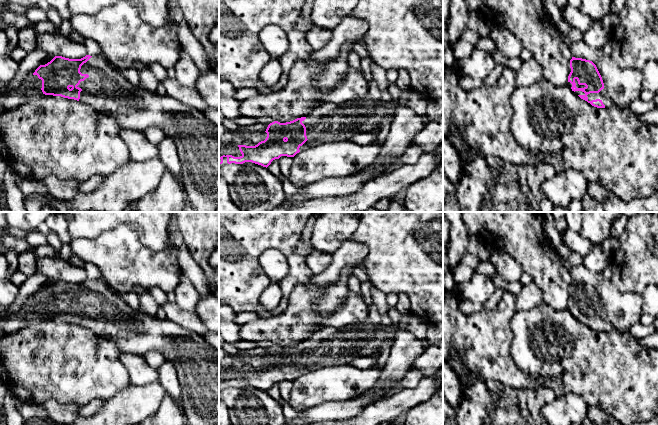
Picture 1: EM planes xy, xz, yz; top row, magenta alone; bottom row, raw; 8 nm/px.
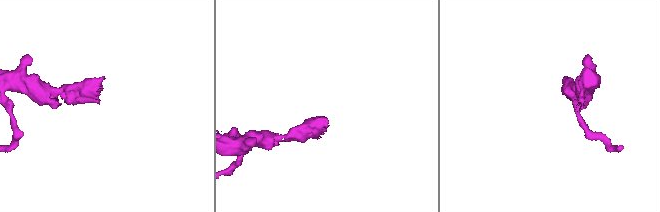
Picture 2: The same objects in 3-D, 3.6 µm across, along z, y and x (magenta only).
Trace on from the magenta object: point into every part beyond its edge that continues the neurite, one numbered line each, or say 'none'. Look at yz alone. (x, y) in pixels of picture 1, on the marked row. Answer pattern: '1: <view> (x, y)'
1: yz (602, 95)

